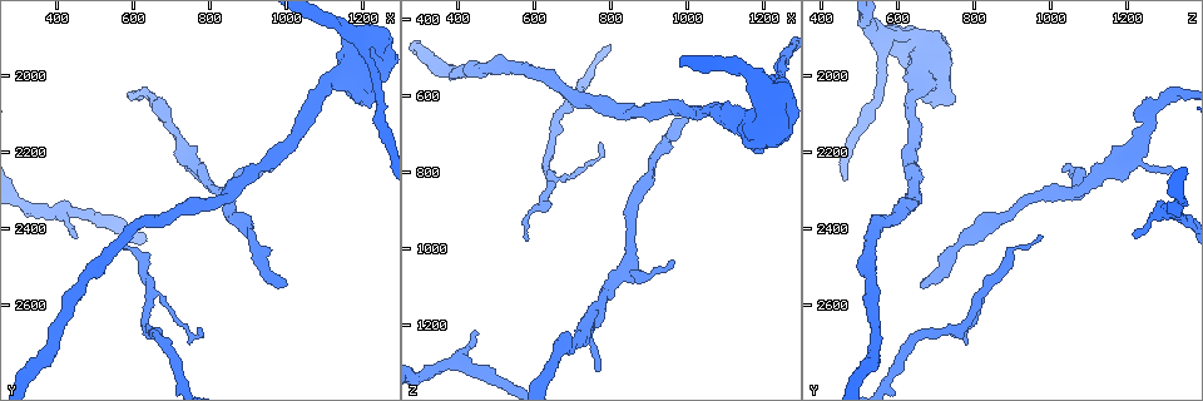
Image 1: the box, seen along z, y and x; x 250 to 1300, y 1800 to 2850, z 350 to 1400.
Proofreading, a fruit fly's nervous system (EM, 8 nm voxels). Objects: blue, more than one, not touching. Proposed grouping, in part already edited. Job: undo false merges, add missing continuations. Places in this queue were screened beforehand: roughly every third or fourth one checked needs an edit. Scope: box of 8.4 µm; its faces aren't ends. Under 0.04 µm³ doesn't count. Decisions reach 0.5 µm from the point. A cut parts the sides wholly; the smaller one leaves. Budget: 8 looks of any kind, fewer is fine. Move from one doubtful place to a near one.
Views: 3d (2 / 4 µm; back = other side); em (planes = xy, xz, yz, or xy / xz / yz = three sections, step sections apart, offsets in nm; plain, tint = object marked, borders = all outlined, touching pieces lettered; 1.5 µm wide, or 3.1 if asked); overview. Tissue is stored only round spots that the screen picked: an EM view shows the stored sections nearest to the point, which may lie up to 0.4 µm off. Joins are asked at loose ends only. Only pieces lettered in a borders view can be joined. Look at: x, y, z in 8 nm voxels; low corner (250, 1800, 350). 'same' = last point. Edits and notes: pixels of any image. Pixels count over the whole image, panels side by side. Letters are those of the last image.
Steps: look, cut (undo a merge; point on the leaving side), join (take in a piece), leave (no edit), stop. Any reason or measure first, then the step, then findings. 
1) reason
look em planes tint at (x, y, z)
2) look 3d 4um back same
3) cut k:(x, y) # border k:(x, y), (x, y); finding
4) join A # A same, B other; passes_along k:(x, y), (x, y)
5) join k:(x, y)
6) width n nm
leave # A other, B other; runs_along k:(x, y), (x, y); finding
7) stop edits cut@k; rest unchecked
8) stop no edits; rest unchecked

look 3d 2um back at (1000, 2555, 665)

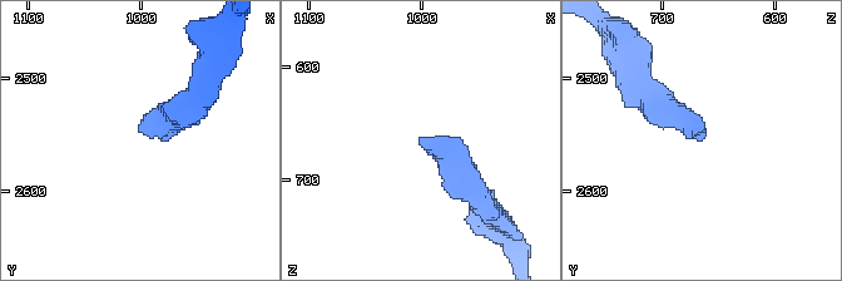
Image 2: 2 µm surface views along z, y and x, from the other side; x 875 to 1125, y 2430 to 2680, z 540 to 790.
now the EM
look em yz step 8 tint at (1004, 2546, 666)

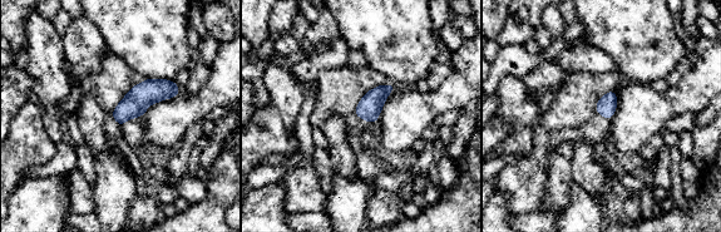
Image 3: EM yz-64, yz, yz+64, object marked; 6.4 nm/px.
cut it another way
look em planes borders same

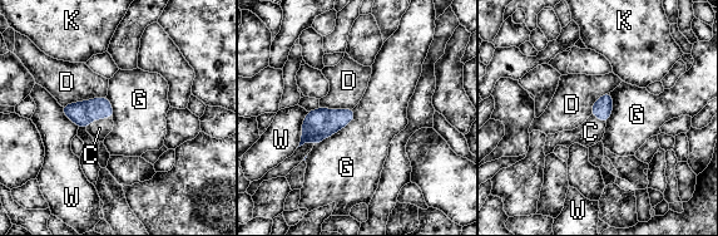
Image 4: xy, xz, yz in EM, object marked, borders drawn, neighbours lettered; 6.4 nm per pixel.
width 120 nm
join C # C same, D other, G other, K other, W other; the cell continues

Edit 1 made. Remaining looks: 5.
free end
look 3d 2um at (445, 2410, 1215)

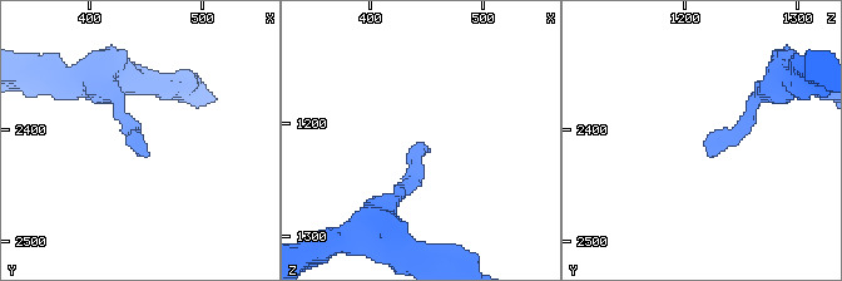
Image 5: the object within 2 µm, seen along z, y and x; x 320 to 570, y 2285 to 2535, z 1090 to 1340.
need the tissue
look em planes tint at (444, 2410, 1216)

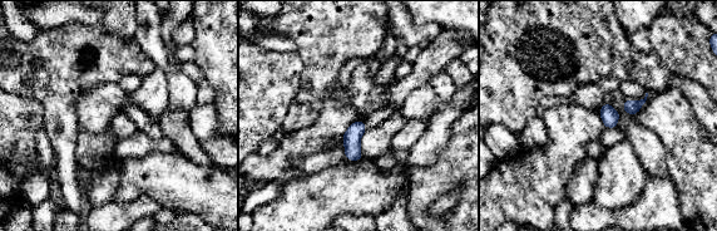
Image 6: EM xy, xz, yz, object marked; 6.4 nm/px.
look em planes borders same

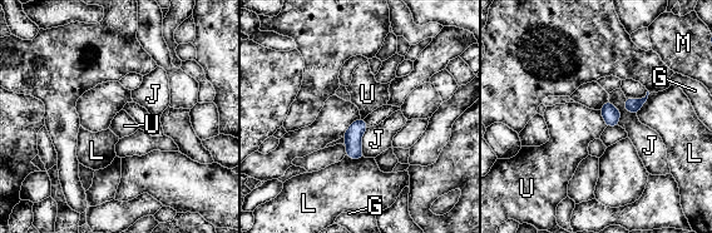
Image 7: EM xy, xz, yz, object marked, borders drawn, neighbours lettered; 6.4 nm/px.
width 110 nm
leave # G other, J other, L other, M other, U other; border 7:(599, 110), (607, 125); no lettered piece goes on from it

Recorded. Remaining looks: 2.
stop edits join@4; rest unchecked

